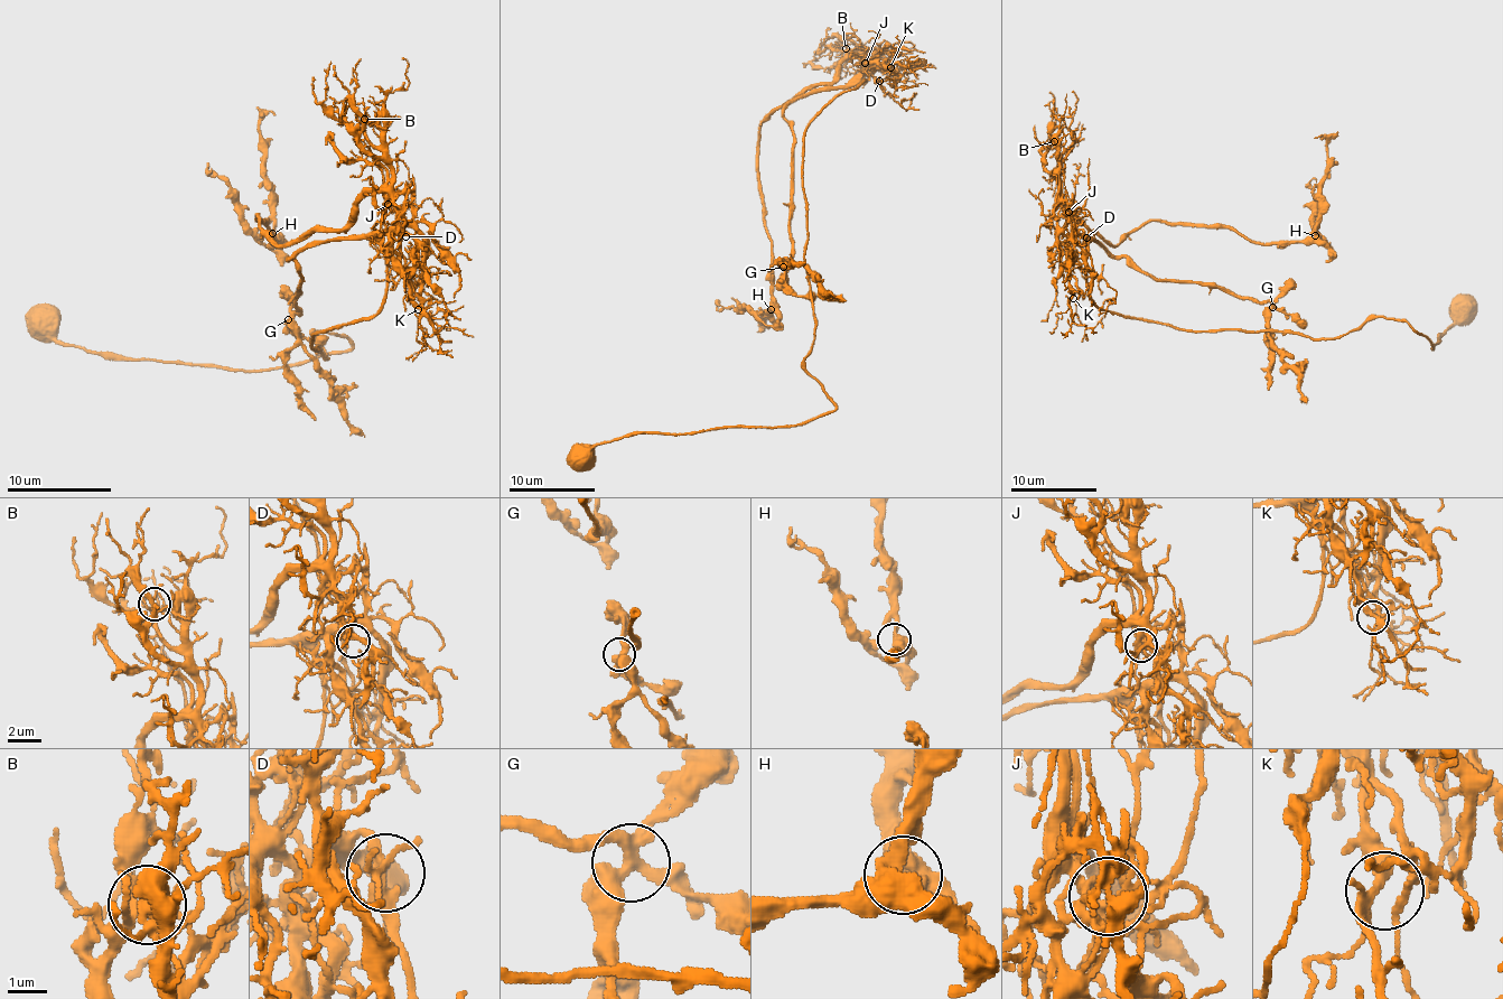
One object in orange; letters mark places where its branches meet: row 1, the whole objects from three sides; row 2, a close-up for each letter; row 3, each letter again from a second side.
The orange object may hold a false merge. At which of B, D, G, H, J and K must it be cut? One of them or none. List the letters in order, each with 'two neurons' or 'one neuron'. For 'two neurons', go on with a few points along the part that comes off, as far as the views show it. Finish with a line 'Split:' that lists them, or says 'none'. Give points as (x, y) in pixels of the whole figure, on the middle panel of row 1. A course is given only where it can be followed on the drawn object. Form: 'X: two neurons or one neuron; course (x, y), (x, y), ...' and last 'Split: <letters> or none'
B: one neuron
D: one neuron
G: one neuron
H: one neuron
J: two neurons; course (865, 63), (851, 55), (828, 85), (804, 86), (759, 128), (775, 323), (717, 306)
K: one neuron
Split: J

